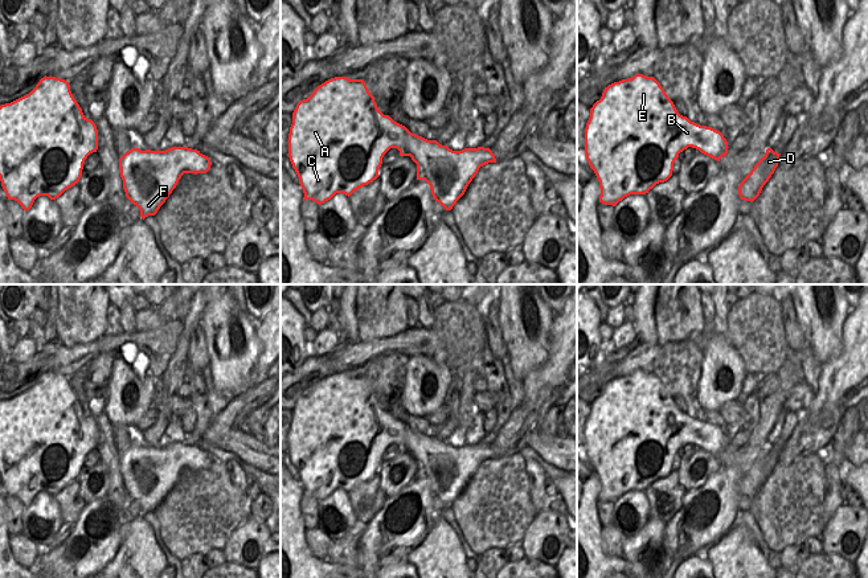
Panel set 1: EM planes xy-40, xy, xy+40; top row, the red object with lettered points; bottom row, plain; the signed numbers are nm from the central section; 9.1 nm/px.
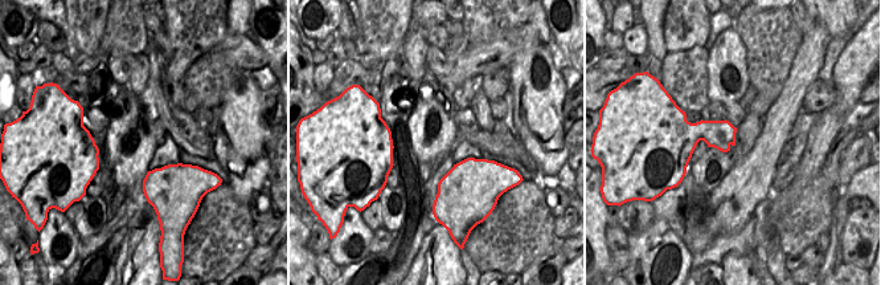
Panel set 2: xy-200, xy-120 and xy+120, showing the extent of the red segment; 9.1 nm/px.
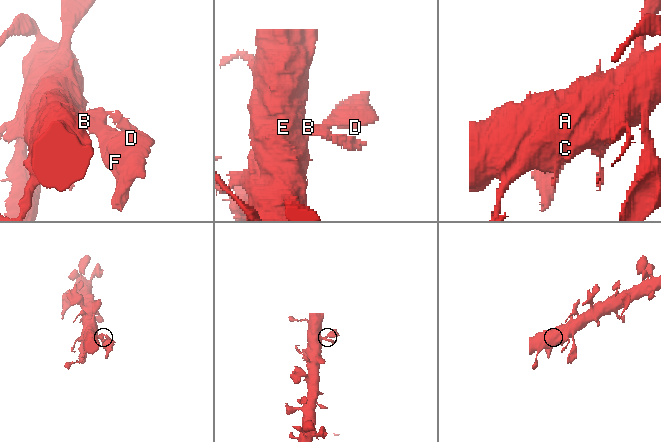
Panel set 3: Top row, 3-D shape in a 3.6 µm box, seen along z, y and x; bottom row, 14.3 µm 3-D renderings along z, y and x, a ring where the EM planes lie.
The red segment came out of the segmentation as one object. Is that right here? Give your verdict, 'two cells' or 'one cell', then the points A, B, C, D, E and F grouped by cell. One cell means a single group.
one cell; groups A B C D E F

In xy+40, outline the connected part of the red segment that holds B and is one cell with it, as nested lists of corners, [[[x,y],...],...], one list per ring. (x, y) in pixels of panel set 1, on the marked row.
[[[635,74],[632,78],[605,87],[590,108],[585,128],[585,155],[601,188],[599,202],[615,206],[630,194],[646,194],[656,184],[672,176],[673,163],[688,147],[720,161],[728,153],[724,135],[691,122],[677,112],[673,102],[654,77]]]

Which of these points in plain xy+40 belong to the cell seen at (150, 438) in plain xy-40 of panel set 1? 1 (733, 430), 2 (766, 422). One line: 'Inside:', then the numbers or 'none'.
Inside: 1

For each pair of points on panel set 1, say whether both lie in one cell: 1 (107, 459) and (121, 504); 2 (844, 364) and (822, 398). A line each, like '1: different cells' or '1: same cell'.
1: same cell
2: same cell

